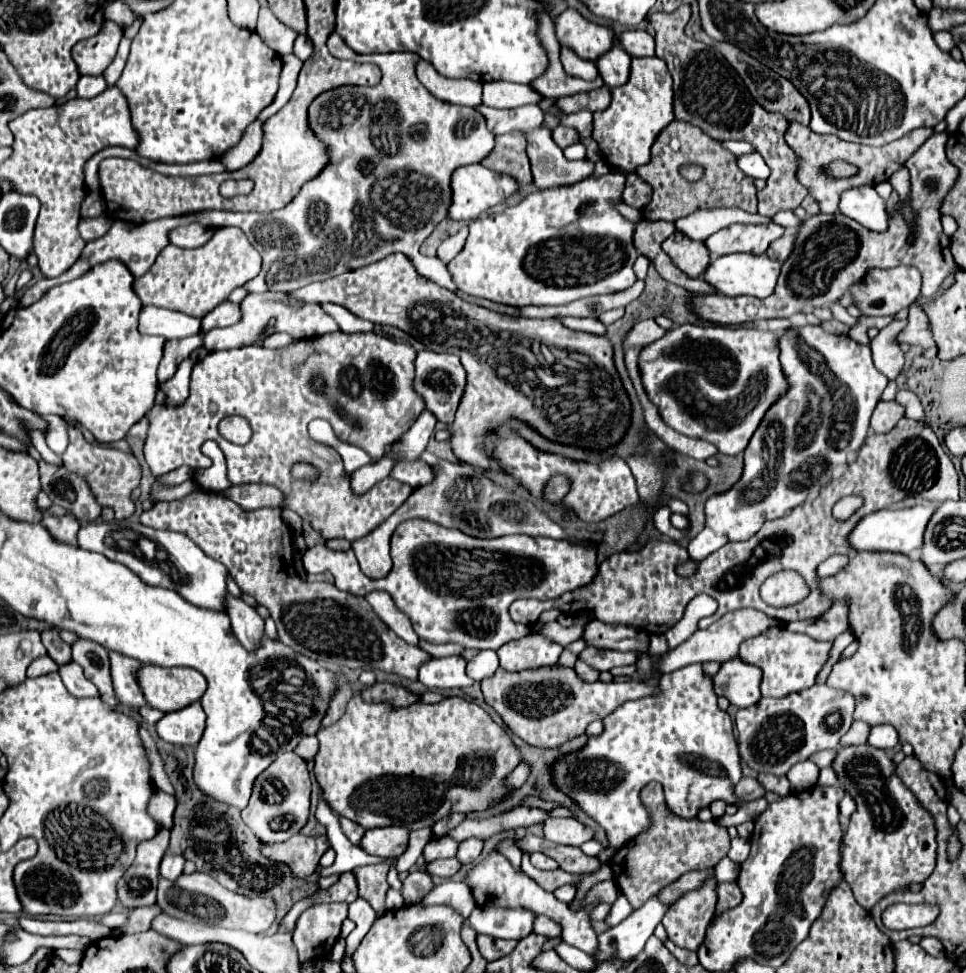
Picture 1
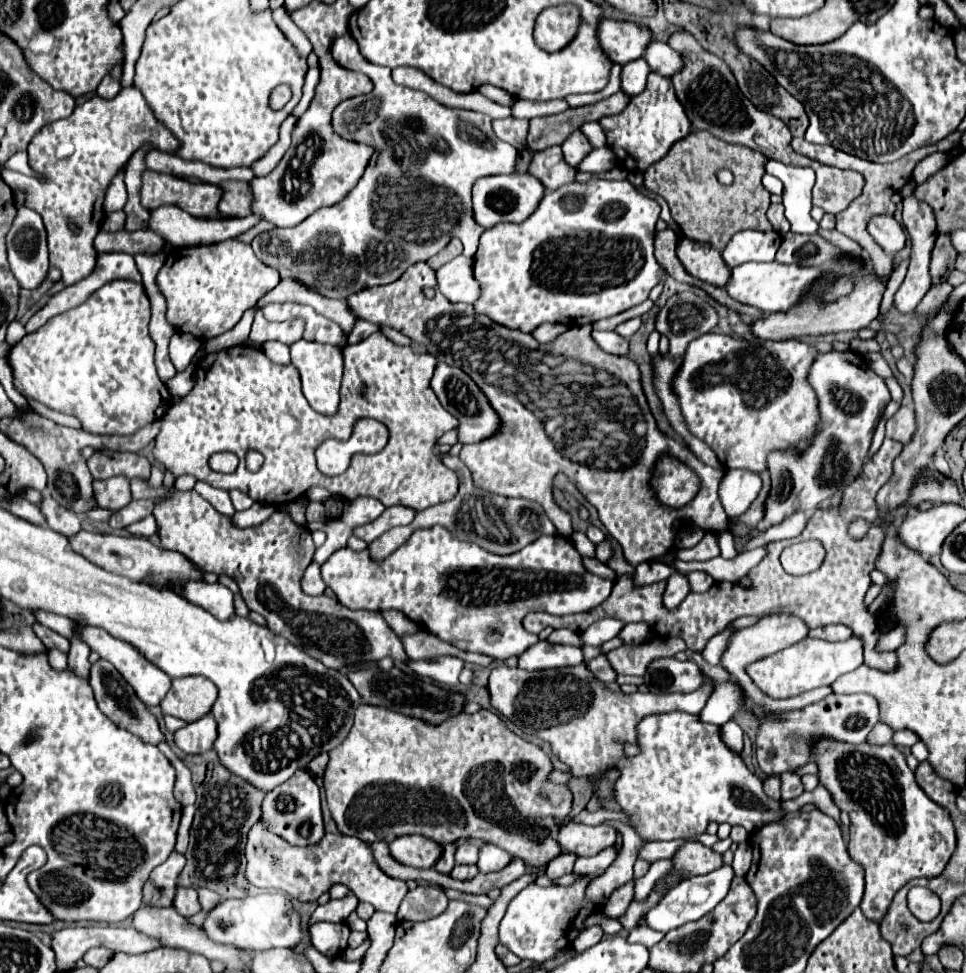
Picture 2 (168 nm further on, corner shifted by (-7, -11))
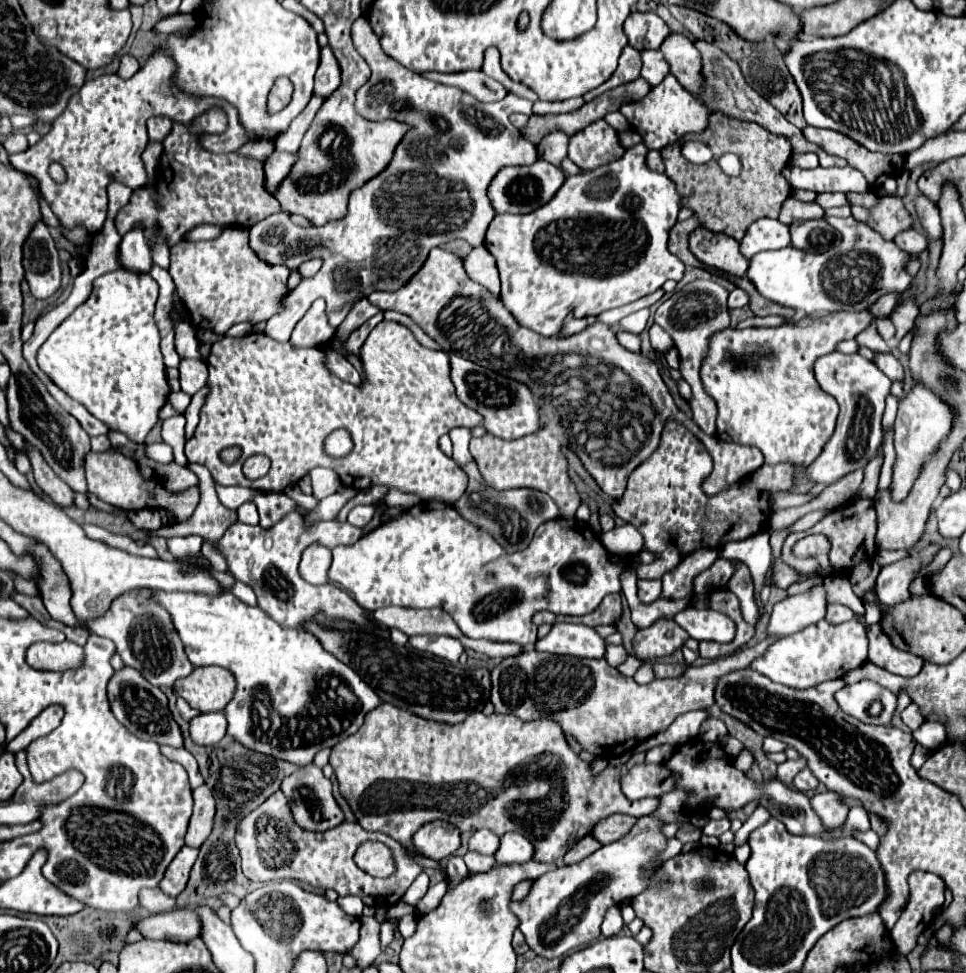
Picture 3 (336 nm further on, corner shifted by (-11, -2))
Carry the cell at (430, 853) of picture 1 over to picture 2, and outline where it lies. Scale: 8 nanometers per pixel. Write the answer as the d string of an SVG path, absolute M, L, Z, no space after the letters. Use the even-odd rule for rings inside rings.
M468 842L462 844L456 850L456 864L476 864L478 852L480 852L480 846L474 846L474 844L468 844Z

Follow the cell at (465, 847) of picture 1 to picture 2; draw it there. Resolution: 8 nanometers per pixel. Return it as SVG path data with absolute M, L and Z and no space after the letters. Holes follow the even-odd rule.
M486 844L480 848L480 858L478 858L476 866L480 868L480 872L498 872L498 870L506 868L506 864L510 864L510 860L512 860L512 856L506 850L502 850L494 844Z

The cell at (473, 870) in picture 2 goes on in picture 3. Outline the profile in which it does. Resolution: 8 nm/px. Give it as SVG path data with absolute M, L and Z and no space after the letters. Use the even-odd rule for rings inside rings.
M468 851L468 853L464 855L464 861L466 861L470 873L488 871L488 869L492 869L492 865L494 865L494 859L492 859L490 855L478 855L478 853L472 853L472 851Z

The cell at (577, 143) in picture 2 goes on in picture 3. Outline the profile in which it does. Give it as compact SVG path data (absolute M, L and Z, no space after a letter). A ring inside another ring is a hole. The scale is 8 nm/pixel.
M594 121L570 137L568 157L584 171L618 161L624 153L616 131L606 121Z

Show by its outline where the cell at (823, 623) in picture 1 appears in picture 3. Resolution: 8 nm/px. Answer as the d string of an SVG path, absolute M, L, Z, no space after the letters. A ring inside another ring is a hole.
M828 605L828 611L826 611L826 621L828 623L834 623L834 625L840 625L840 623L846 623L854 617L852 609L844 607L844 605Z

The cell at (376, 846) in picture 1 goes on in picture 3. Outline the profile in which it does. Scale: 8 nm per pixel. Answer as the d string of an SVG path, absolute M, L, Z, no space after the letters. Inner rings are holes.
M432 821L422 825L412 835L412 845L426 857L440 861L450 857L460 847L460 831L450 823Z

